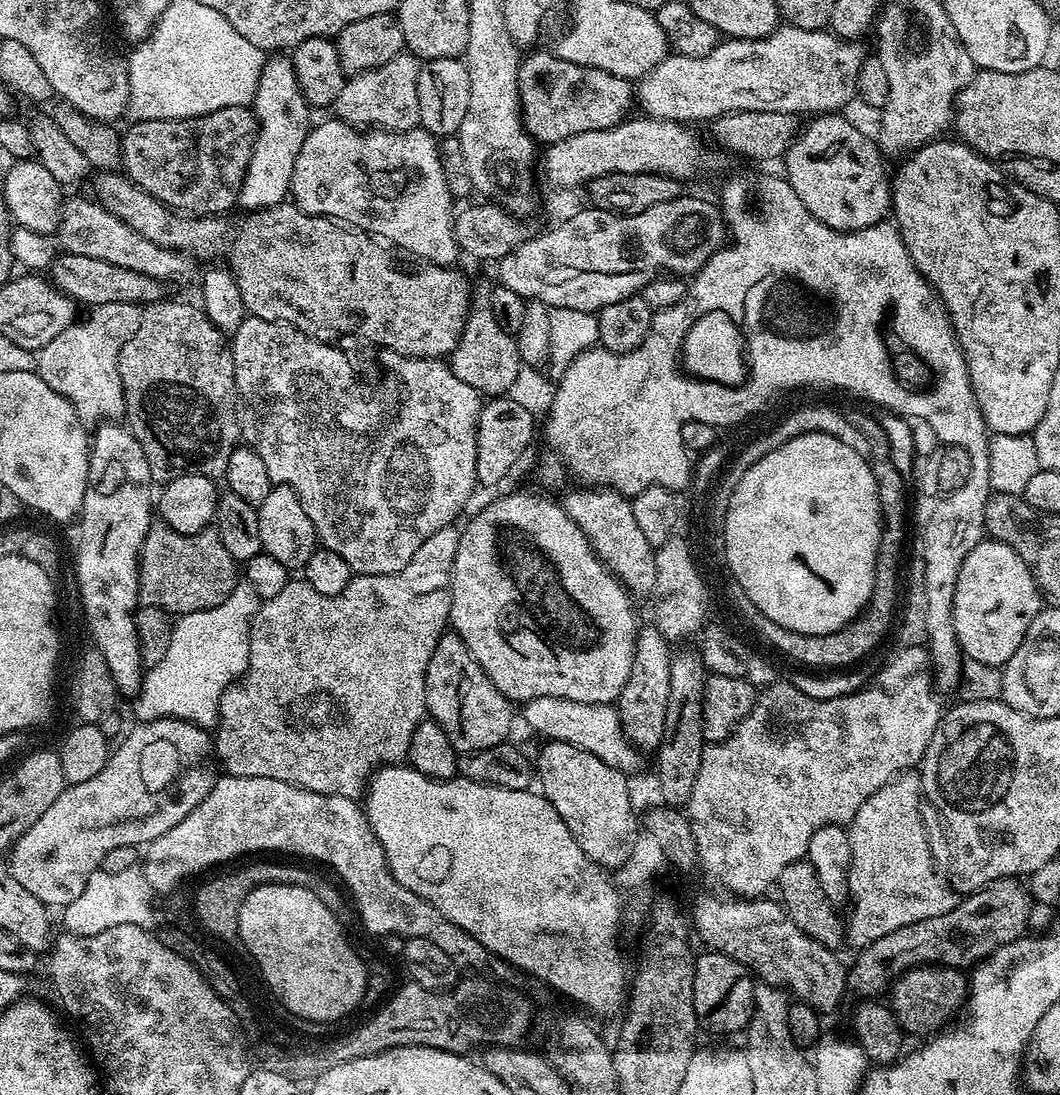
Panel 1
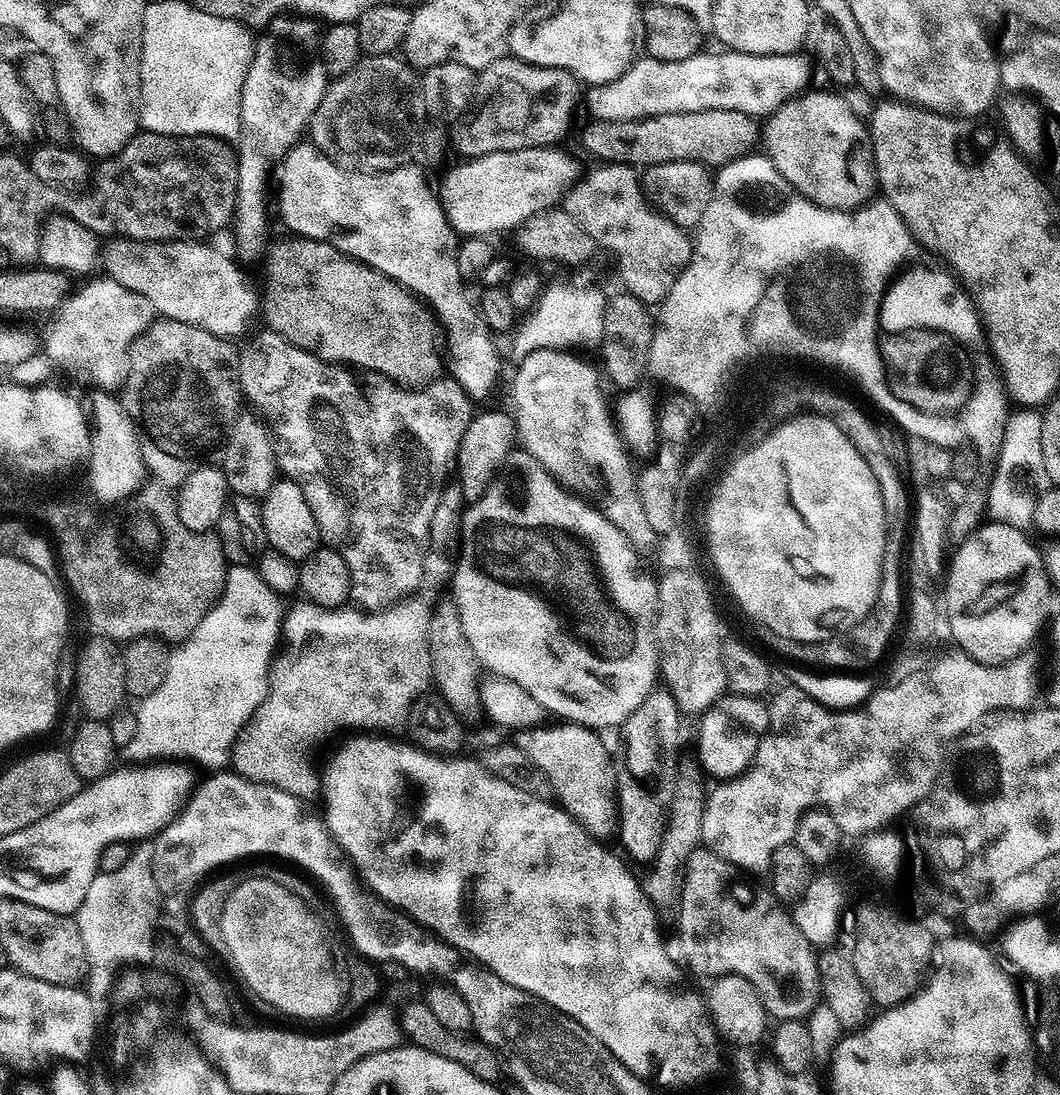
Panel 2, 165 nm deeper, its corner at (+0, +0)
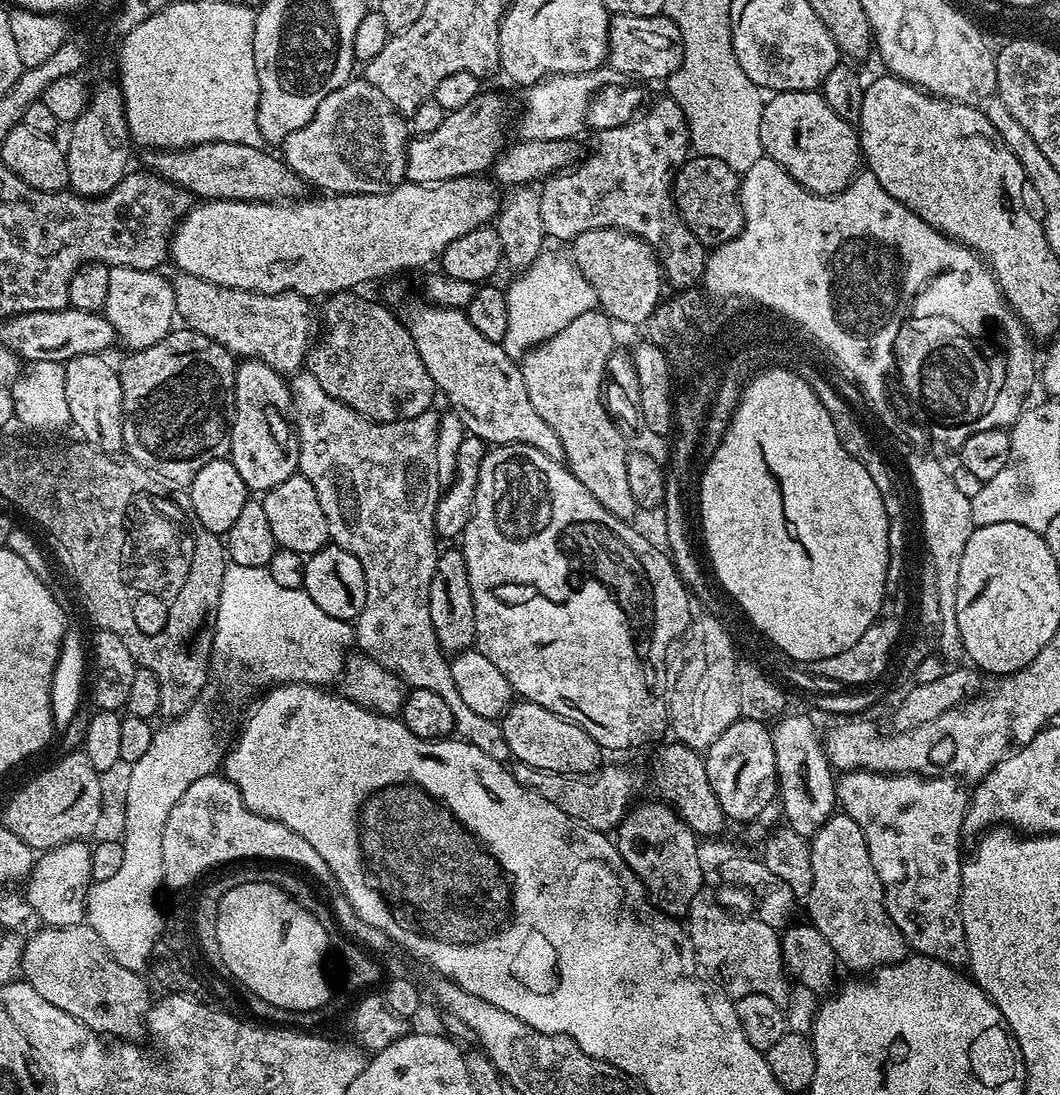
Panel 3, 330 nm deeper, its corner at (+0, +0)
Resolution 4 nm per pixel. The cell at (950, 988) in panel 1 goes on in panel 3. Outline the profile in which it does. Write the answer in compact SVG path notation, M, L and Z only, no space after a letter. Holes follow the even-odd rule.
M833 814L810 843L814 886L806 897L807 919L830 942L837 961L843 967L845 964L853 968L856 971L853 973L868 974L905 959L904 936L888 916L882 882L874 870L874 862L870 862L870 850L858 822L843 814Z

